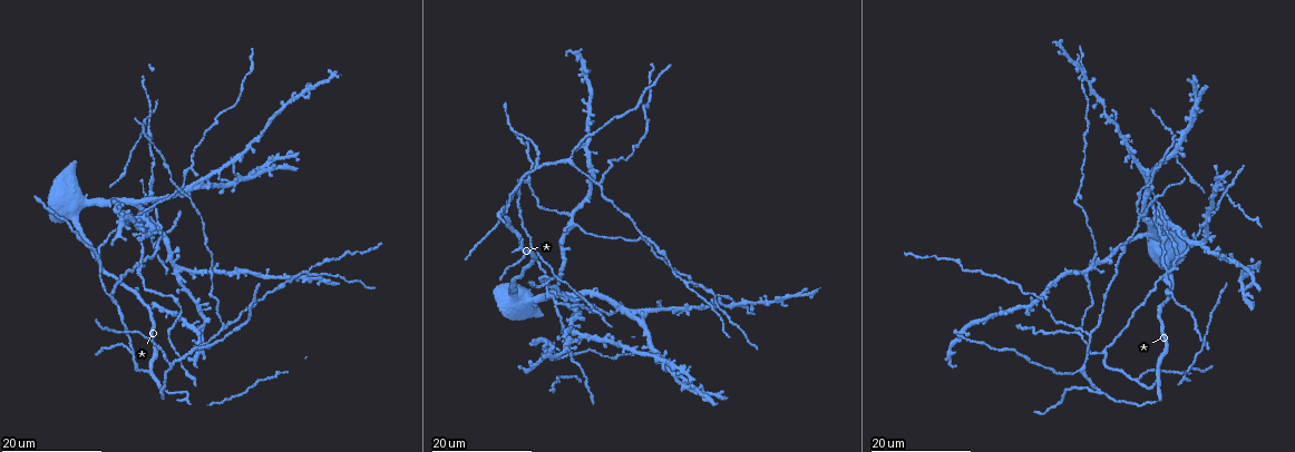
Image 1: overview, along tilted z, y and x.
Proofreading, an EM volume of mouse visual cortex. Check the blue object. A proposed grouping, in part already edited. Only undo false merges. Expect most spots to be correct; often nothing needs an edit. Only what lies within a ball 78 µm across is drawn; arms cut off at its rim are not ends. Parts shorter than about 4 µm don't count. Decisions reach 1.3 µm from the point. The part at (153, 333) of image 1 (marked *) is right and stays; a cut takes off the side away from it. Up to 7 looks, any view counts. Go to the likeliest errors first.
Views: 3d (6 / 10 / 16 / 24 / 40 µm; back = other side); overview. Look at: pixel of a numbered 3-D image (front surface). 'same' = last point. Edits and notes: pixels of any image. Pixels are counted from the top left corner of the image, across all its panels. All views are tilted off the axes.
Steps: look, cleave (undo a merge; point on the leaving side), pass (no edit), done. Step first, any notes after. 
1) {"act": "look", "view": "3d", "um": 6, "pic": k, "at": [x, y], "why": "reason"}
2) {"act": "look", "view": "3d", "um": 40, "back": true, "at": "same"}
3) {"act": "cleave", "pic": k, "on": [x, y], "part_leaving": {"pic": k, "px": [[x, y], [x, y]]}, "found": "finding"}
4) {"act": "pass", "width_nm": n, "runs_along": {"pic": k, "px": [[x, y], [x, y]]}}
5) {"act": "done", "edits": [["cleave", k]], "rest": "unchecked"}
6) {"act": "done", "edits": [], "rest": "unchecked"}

{"act": "look", "view": "3d", "um": 24, "pic": 1, "at": [1141, 214], "why": "two arms in line, one across"}

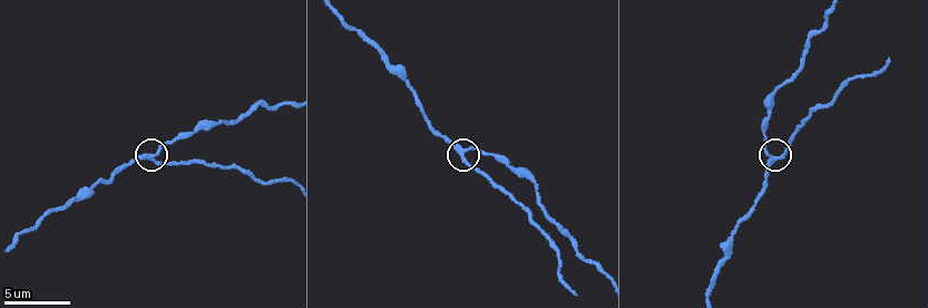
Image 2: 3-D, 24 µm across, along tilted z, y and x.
{"act": "look", "view": "3d", "um": 10, "pic": 2, "at": [152, 157]}

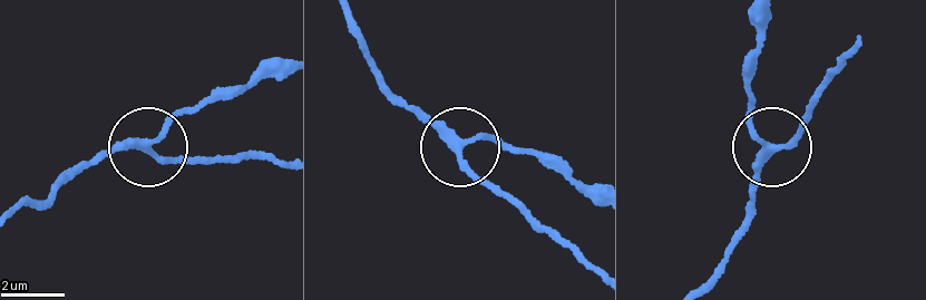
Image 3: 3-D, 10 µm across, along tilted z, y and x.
{"act": "pass", "side_arm_um": 18, "runs_along": {"pic": 3, "px": [[347, 15], [378, 77], [497, 191]]}, "found": "all the same neuron"}

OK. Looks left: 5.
{"act": "look", "view": "3d", "um": 24, "pic": 1, "at": [570, 160], "why": "branch point"}

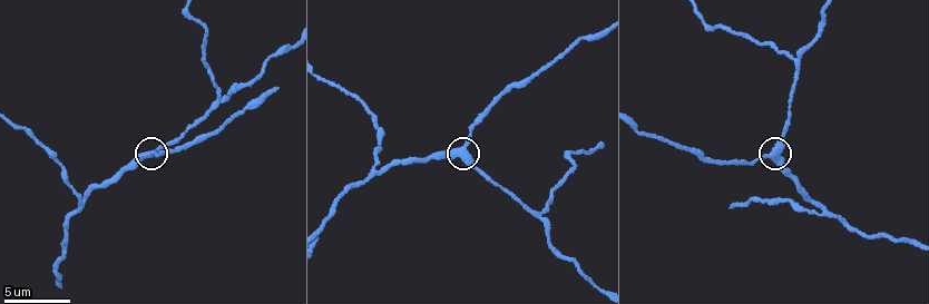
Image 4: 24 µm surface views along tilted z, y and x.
{"act": "look", "view": "3d", "um": 6, "pic": 4, "at": [153, 154], "why": "closer look"}

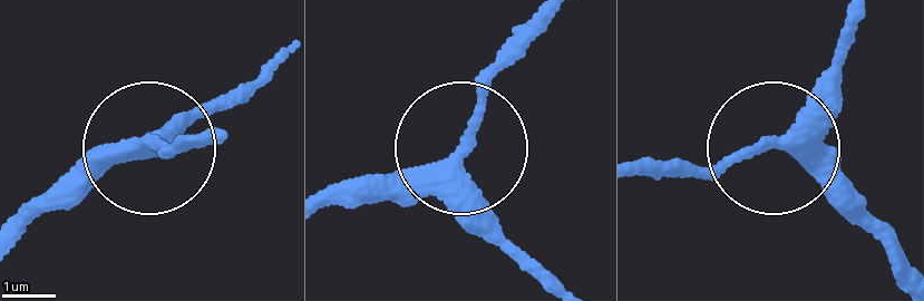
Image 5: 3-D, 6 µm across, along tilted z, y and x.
{"act": "pass", "width_nm": 290, "runs_along": {"pic": 5, "px": [[330, 186], [444, 159], [524, 32]]}, "found": "continuous, no second neuron"}

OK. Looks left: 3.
{"act": "look", "view": "3d", "um": 10, "pic": 4, "at": [541, 216]}

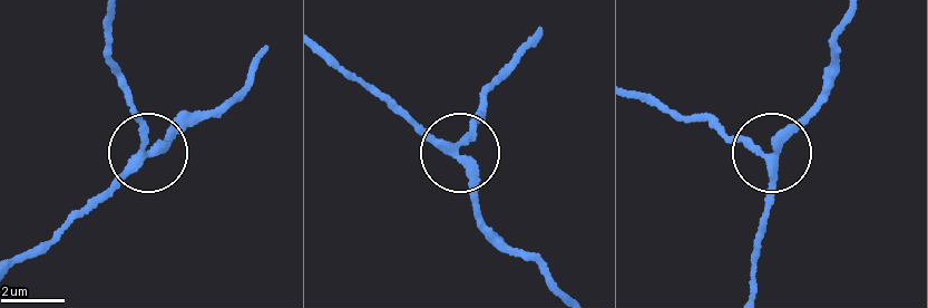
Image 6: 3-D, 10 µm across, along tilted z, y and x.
{"act": "pass", "width_nm": 250, "found": "one neuron here"}

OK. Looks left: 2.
{"act": "done", "edits": [], "rest": "unchecked"}

